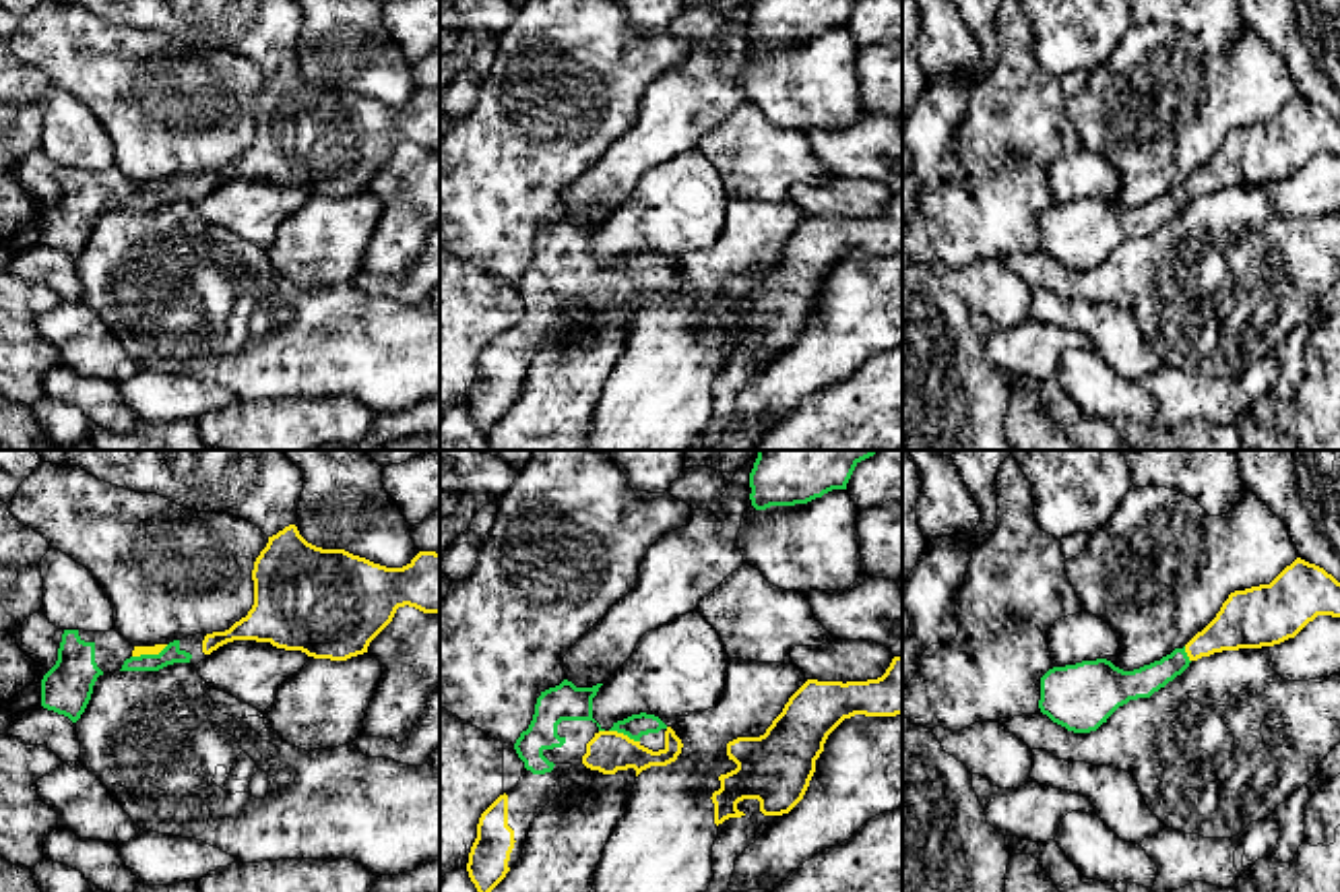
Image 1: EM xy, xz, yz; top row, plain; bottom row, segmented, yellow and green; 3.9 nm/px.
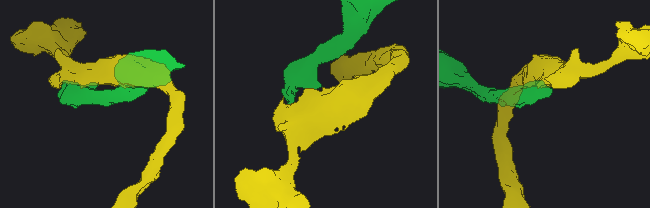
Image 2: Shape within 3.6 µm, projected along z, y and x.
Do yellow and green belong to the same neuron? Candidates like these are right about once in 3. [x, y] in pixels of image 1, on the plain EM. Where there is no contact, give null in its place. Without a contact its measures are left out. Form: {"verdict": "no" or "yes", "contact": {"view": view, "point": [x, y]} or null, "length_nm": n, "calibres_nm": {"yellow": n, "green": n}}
{"verdict": "yes", "contact": {"view": "xy", "point": [149, 190]}, "length_nm": 150, "calibres_nm": {"yellow": 40, "green": 70}}

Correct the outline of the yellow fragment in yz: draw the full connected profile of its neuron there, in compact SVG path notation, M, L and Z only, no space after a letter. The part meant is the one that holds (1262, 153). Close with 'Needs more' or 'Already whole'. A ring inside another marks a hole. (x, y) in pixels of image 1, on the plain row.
M1297 95L1270 122L1231 130L1202 169L1160 198L1134 209L1107 196L1049 206L1041 215L1039 246L1067 268L1090 270L1129 237L1150 235L1191 198L1222 188L1280 182L1317 153L1340 155L1340 120Z. Needs more

